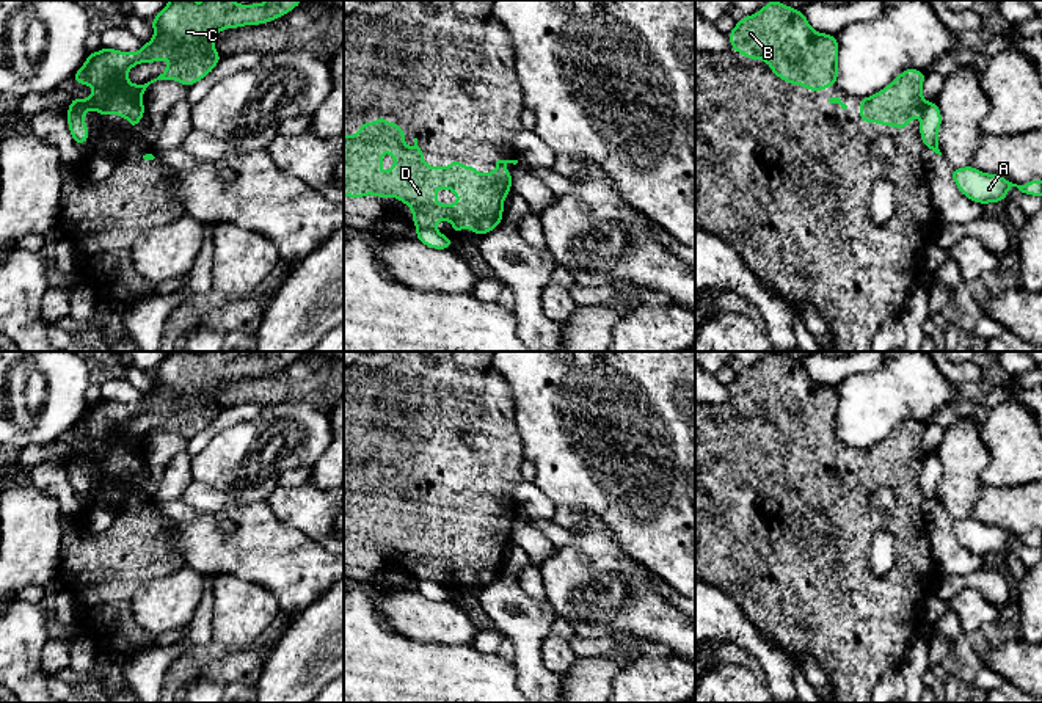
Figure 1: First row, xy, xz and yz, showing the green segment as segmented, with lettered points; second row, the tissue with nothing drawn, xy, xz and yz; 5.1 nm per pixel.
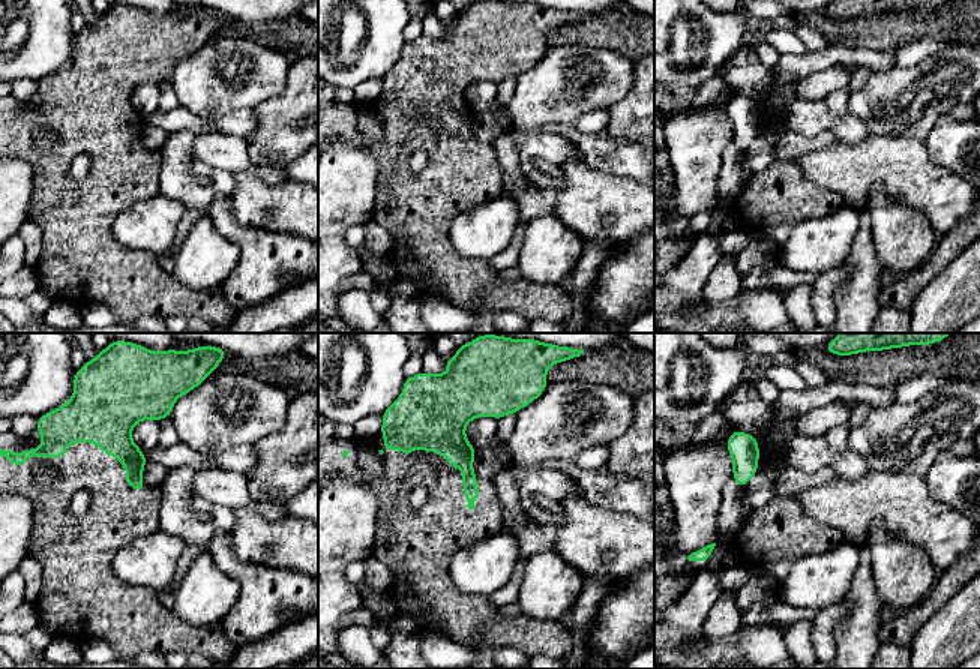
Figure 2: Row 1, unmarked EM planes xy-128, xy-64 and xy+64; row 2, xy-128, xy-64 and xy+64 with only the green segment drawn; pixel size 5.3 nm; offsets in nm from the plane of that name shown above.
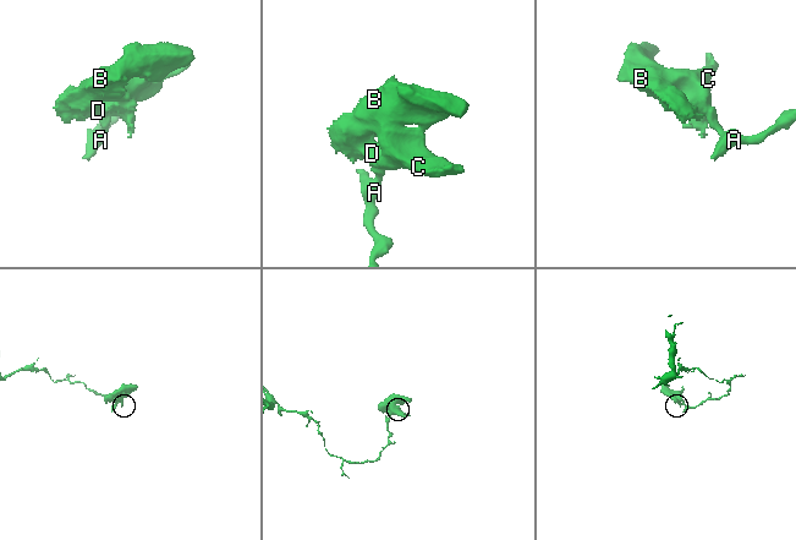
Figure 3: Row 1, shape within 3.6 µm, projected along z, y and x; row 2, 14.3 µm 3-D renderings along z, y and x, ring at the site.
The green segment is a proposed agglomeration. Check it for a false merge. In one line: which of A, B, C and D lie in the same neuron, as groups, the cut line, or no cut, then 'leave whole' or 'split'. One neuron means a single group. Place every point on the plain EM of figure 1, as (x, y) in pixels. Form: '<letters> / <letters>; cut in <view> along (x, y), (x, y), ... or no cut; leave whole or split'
A / B C D; cut in xz along (435, 579), (418, 581); split

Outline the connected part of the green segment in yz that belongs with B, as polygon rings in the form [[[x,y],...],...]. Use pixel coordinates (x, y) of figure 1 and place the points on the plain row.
[[[777,352],[742,369],[728,388],[731,400],[749,411],[764,411],[788,436],[825,443],[838,433],[836,388],[813,381],[803,364]]]

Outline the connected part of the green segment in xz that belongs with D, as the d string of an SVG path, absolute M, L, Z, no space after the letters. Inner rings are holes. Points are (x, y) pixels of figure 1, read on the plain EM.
M378 468L375 474L359 474L356 486L344 486L344 546L352 551L369 548L370 545L375 549L397 549L413 562L413 576L417 581L436 581L439 573L449 571L452 574L454 585L460 585L461 579L468 577L472 585L485 587L501 577L502 573L504 551L512 541L512 529L515 526L505 521L507 515L516 516L518 512L497 512L493 524L479 524L474 516L463 518L455 508L452 508L450 518L427 516L424 513L424 501L417 497L417 490L414 490L413 499L406 499L405 482L400 480L397 474L388 474L384 468ZM383 502L388 502L389 507L395 510L395 516L391 518L388 524L380 523L380 518L384 515L381 508ZM439 540L449 540L458 548L458 554L439 555L436 552L436 543Z

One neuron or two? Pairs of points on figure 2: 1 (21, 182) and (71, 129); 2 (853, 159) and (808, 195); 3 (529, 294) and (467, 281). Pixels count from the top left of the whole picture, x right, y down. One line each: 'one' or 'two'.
1: two
2: two
3: one

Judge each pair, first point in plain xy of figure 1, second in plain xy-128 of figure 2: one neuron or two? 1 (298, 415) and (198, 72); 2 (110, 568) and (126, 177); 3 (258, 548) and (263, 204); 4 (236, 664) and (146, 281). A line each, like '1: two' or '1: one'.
1: one
2: one
3: one
4: one

